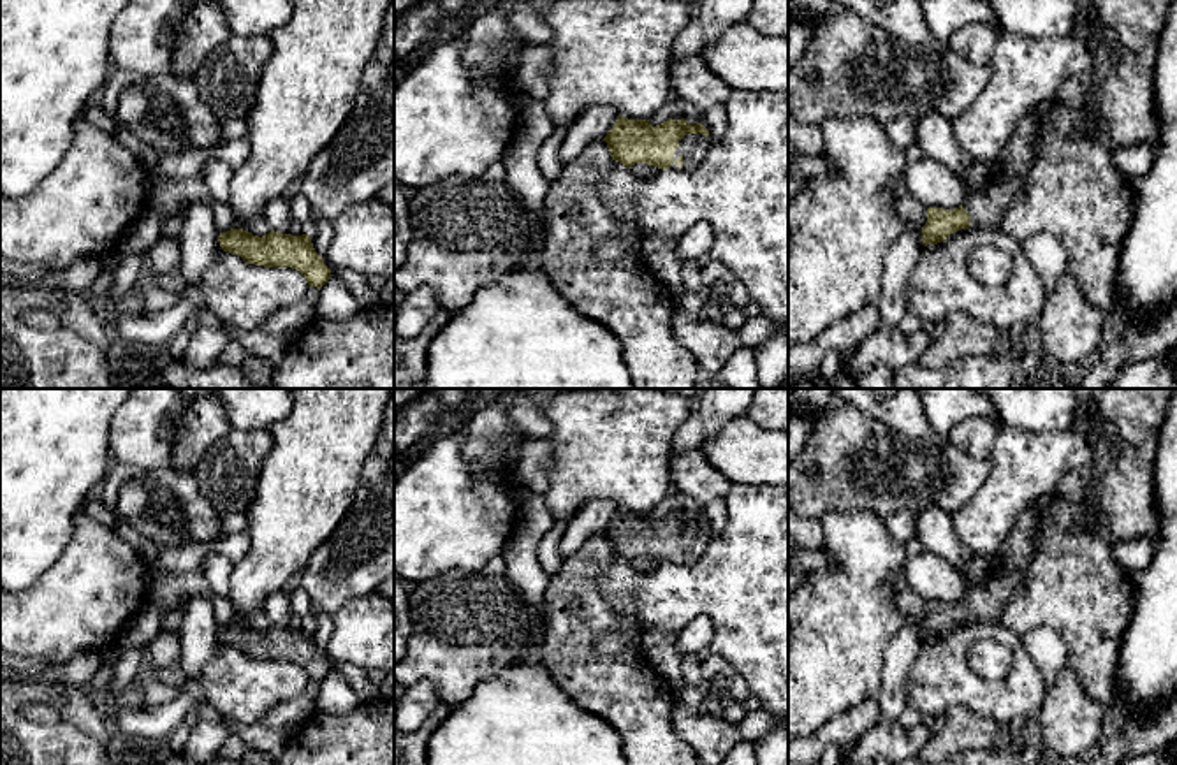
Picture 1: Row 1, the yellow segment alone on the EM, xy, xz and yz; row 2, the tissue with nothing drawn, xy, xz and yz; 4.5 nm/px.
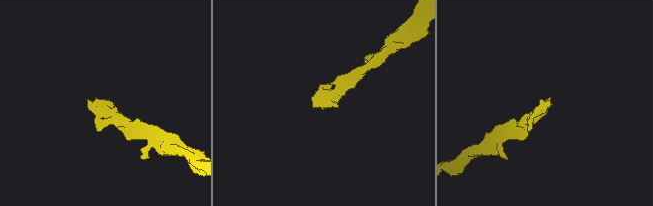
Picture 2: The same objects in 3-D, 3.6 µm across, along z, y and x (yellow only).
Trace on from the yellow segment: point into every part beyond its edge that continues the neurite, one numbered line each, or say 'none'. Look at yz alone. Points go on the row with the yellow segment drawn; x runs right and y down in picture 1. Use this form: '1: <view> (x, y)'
1: yz (986, 208)

